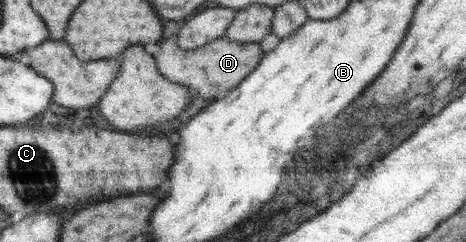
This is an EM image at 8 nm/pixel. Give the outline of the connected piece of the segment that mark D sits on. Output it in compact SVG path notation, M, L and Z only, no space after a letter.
M178 35L161 40L160 51L154 54L157 70L170 81L192 87L202 99L202 103L208 103L208 97L216 97L219 100L237 86L247 75L255 69L264 57L264 49L259 43L244 43L230 41L226 37L215 39L204 47L196 49L180 49L178 47Z

